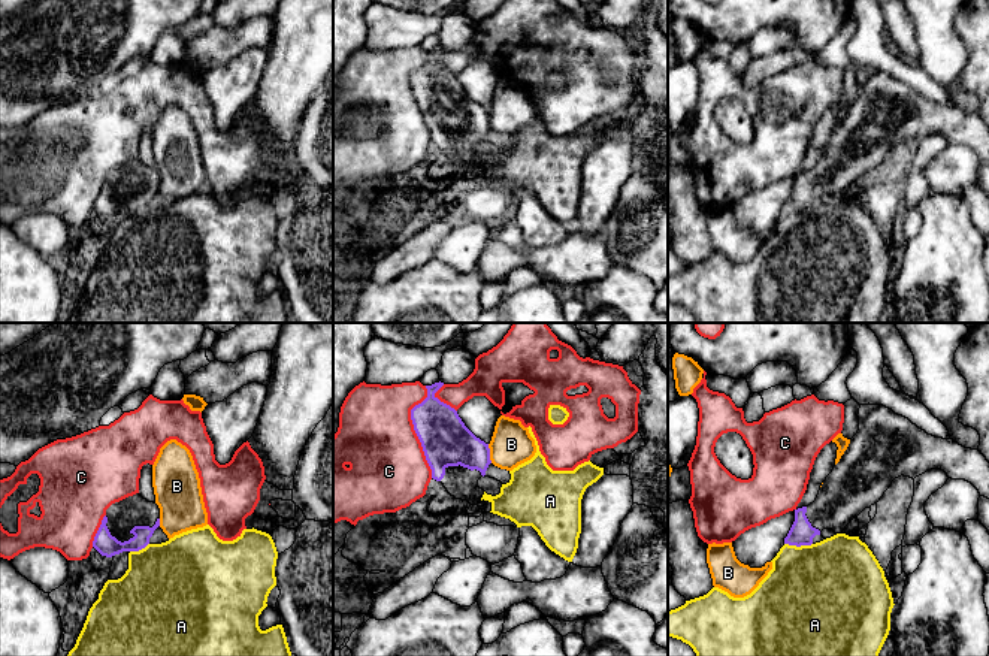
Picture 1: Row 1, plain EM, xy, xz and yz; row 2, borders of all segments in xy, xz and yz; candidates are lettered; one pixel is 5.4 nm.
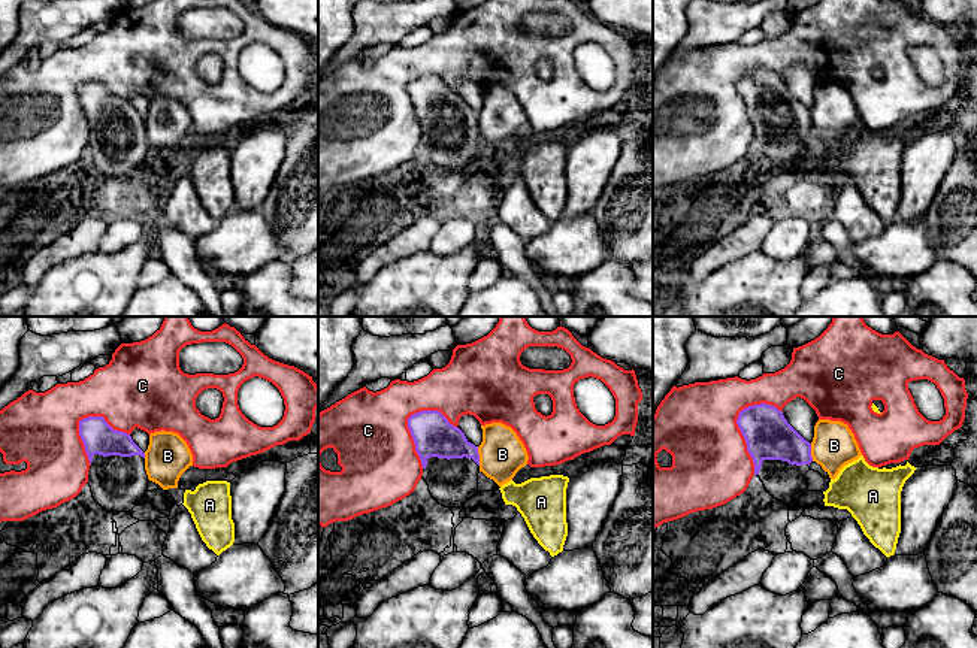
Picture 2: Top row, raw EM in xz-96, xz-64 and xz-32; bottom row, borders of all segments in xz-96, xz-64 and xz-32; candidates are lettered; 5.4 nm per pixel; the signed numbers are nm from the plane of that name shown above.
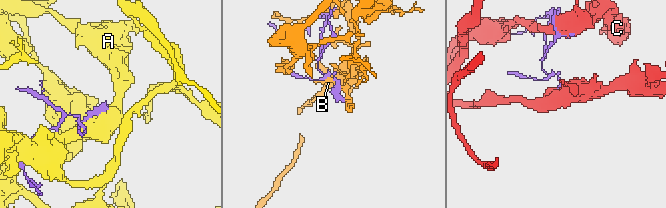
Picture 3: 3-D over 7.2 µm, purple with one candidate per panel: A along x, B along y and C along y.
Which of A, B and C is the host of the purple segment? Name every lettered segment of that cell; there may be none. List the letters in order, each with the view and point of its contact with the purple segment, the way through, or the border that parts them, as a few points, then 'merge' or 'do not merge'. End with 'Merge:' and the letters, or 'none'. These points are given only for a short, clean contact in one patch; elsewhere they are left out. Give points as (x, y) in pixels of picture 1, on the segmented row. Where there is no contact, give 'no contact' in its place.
A: yz (798, 546) | do not merge
B: xz (489, 453) | do not merge
C: xz (414, 429) | do not merge
Merge: none

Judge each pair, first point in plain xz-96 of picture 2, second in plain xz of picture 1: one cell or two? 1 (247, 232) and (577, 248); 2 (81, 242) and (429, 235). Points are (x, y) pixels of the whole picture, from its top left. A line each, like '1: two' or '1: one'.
1: one
2: one

